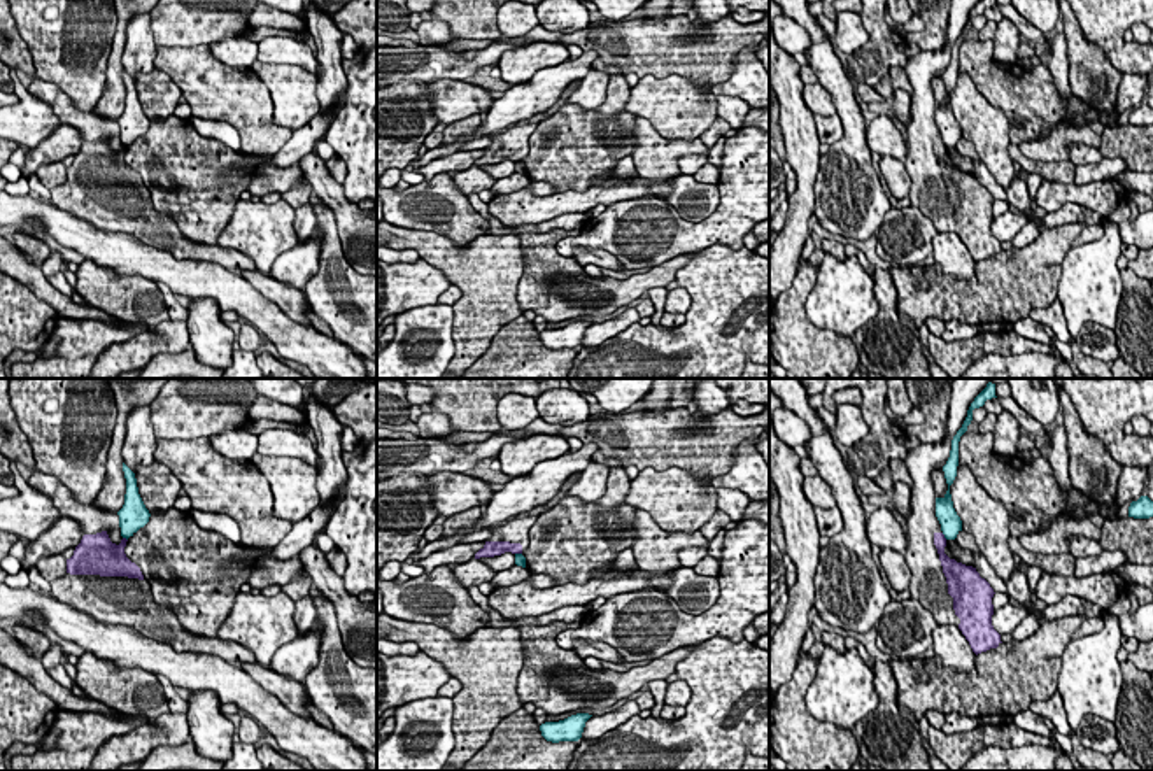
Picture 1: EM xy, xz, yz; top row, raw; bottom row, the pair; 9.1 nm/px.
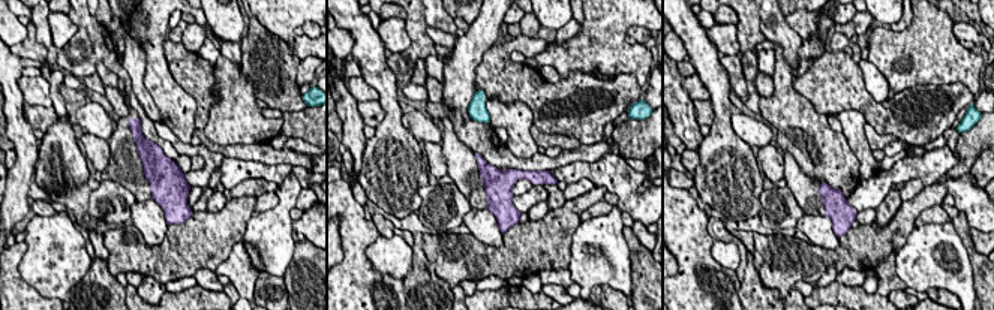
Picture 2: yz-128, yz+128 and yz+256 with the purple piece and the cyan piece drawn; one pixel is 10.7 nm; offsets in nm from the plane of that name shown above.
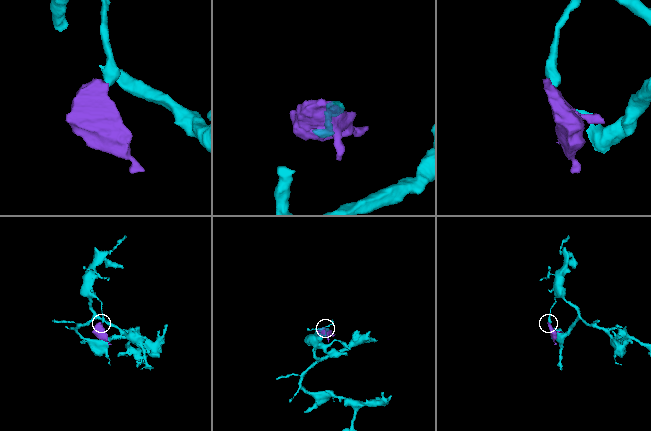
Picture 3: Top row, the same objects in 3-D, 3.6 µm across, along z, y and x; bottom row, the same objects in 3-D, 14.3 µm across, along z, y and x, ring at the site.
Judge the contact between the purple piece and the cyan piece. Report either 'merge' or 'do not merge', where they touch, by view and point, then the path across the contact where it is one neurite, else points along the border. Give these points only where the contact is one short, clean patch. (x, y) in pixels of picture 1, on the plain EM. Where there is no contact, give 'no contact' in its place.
do not merge; meets purple in yz at (943, 144); border along yz (941, 141), (947, 146)

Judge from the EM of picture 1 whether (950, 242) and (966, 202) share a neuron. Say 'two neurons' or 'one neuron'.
two neurons

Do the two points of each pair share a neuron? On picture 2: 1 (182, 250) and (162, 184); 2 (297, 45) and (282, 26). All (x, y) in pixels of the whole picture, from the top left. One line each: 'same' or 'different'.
1: different
2: same

